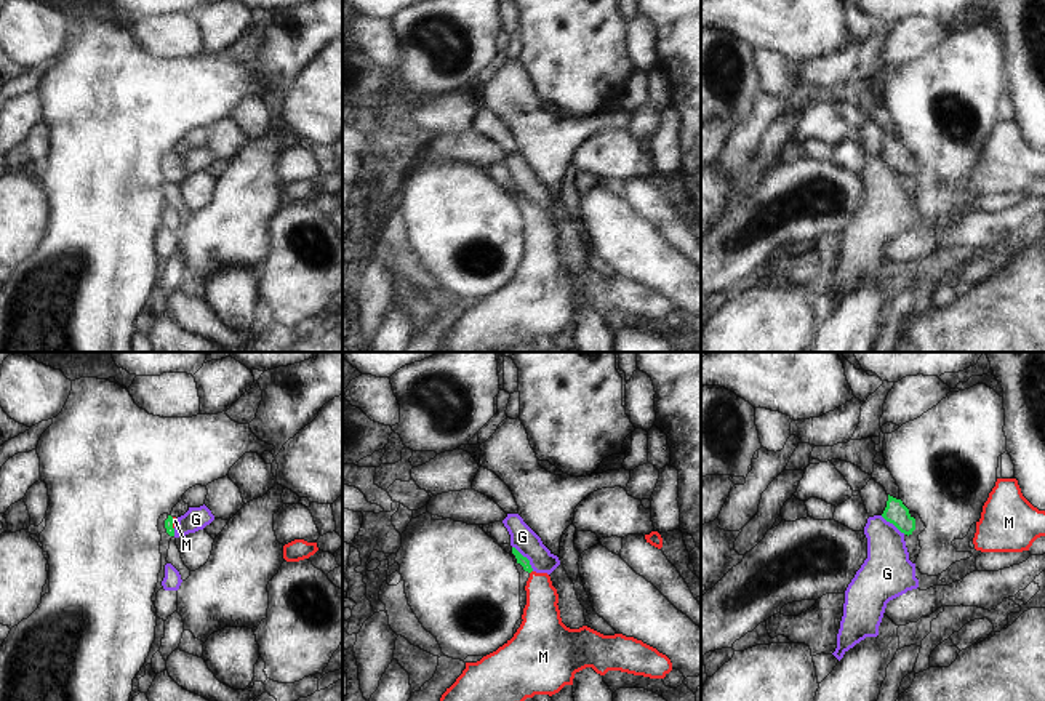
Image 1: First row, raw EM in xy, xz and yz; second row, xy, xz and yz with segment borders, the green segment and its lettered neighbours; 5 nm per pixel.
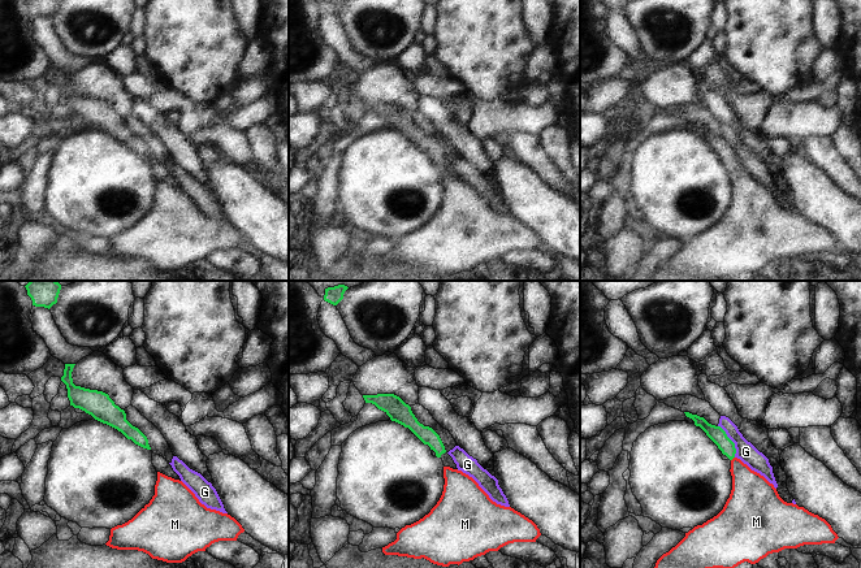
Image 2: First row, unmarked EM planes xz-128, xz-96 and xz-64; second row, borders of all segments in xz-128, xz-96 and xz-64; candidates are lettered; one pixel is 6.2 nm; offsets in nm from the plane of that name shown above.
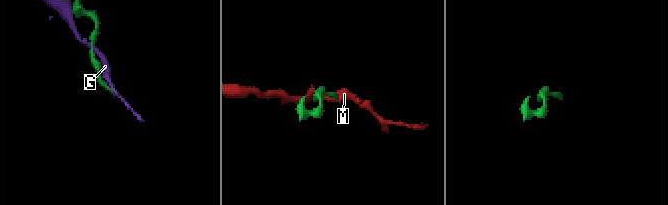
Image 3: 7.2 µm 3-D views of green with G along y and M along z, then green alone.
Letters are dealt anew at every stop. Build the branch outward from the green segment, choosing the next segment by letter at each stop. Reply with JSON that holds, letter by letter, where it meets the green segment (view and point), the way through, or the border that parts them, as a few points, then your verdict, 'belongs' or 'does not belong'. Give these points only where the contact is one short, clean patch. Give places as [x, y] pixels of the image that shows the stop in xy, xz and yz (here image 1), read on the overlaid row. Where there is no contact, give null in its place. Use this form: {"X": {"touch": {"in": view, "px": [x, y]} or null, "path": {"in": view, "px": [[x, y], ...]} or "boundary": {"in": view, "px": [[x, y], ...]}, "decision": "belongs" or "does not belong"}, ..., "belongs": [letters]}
{"G": {"touch": {"in": "xz", "px": [525, 557]}, "boundary": {"in": "xz", "px": [[512, 546], [528, 560], [533, 570]]}, "decision": "does not belong"}, "M": {"touch": {"in": "xy", "px": [172, 524]}, "path": {"in": "xy", "px": [[168, 524], [172, 524], [175, 520]]}, "decision": "belongs"}, "belongs": ["M"]}

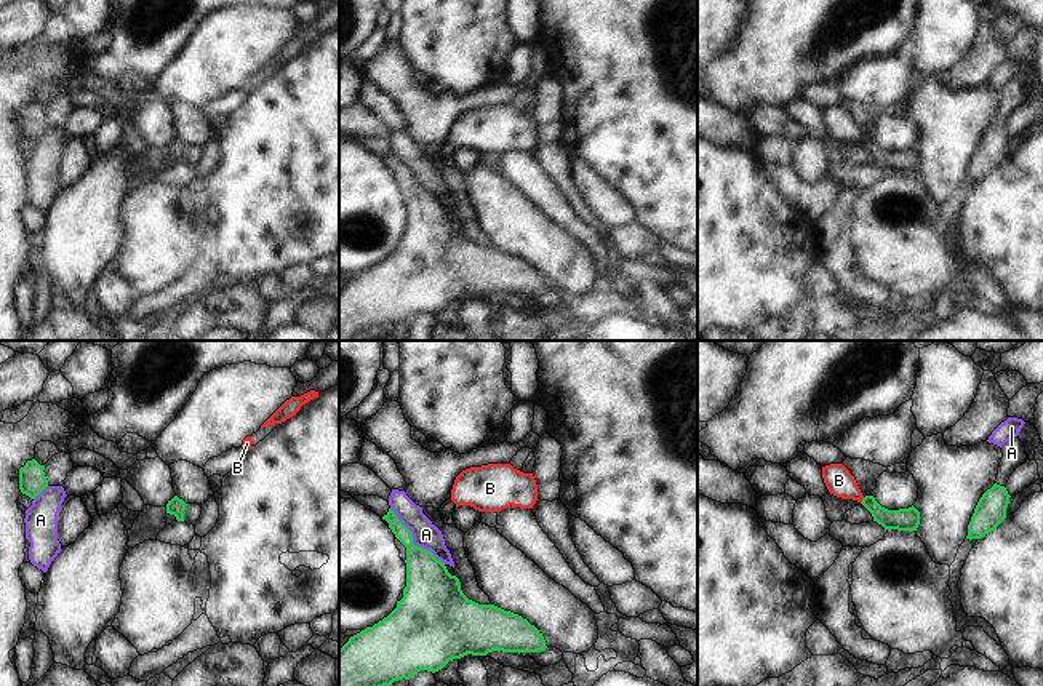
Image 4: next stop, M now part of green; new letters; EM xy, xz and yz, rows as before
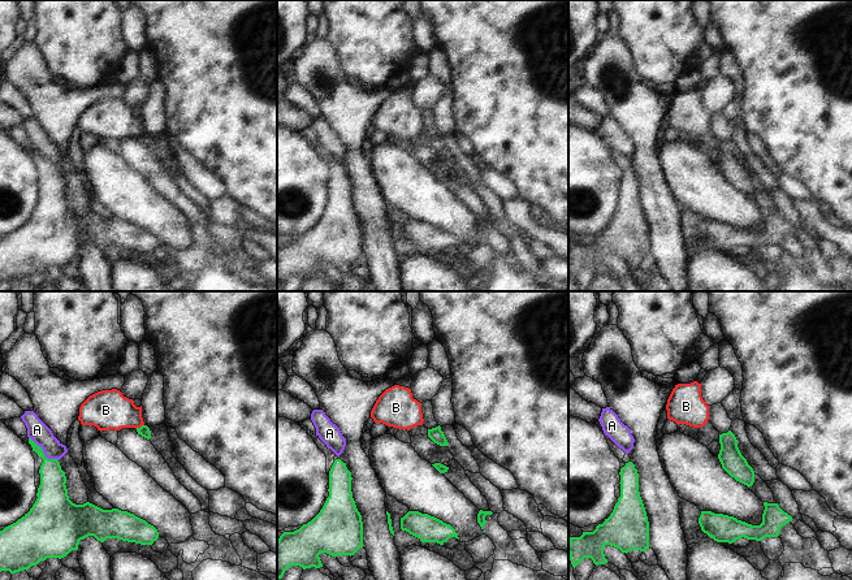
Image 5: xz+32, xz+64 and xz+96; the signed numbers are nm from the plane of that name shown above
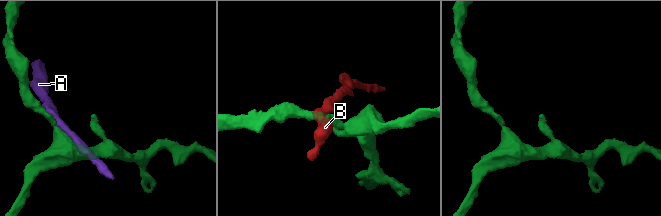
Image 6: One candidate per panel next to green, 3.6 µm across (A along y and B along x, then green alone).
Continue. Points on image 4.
{"A": {"touch": {"in": "xz", "px": [411, 541]}, "decision": "does not belong"}, "B": {"touch": {"in": "yz", "px": [863, 501]}, "boundary": {"in": "yz", "px": [[864, 498], [861, 502]]}, "decision": "does not belong"}, "belongs": []}

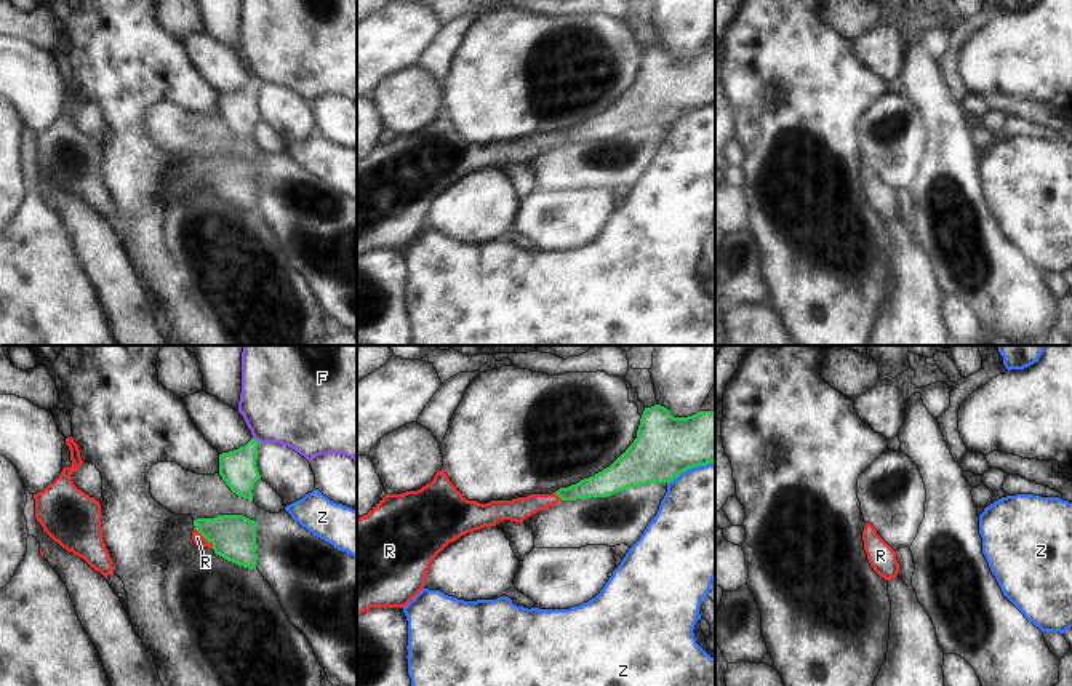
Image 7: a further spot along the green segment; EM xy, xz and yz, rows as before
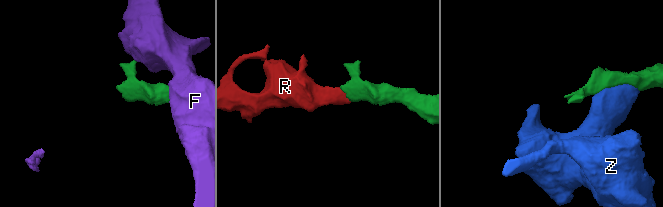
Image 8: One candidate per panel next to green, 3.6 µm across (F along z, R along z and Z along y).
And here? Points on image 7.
{"F": {"touch": {"in": "xy", "px": [256, 440]}, "boundary": {"in": "xy", "px": [[253, 437], [260, 442]]}, "decision": "does not belong"}, "R": {"touch": {"in": "xy", "px": [205, 538]}, "path": {"in": "xy", "px": [[234, 536], [205, 538], [197, 538]]}, "decision": "belongs"}, "Z": {"touch": {"in": "xz", "px": [690, 467]}, "decision": "does not belong"}, "belongs": ["R"]}

